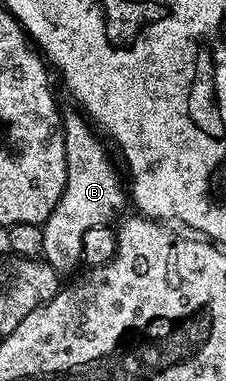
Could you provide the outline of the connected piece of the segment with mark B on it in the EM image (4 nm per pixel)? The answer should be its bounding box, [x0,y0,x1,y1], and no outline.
[41,112,128,275]

